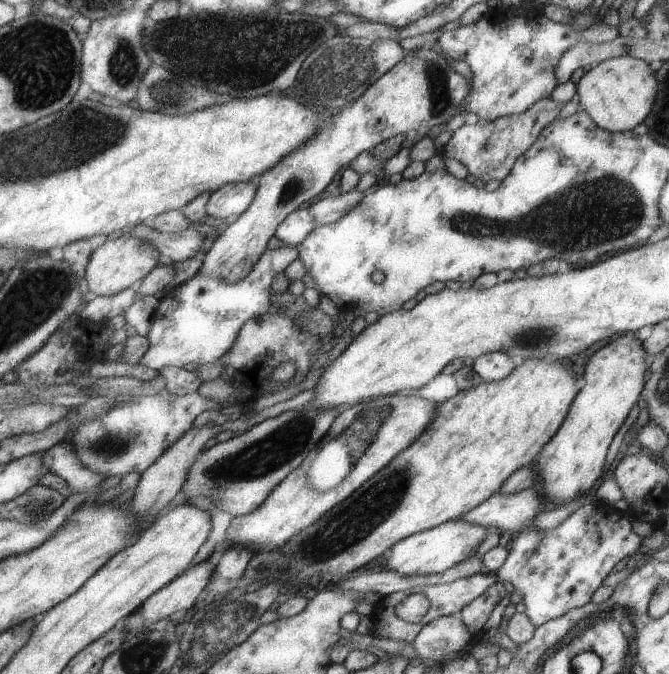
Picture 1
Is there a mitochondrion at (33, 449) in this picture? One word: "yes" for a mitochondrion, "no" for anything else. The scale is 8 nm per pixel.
no

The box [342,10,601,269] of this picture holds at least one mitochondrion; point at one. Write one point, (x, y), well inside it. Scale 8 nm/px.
(440, 94)

